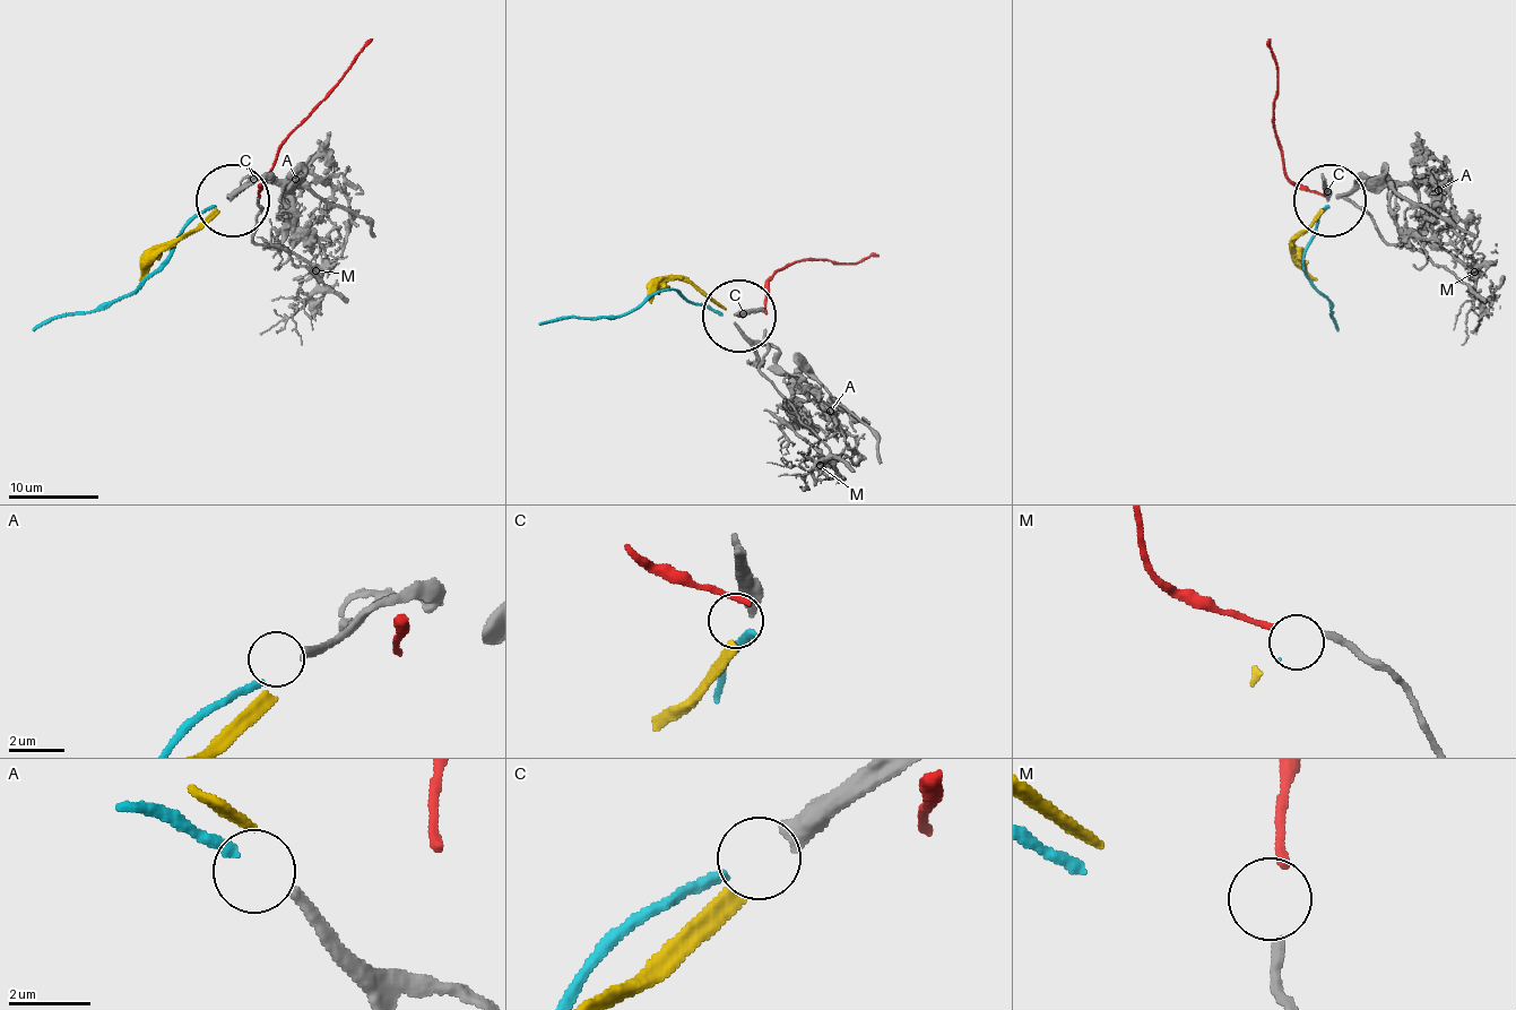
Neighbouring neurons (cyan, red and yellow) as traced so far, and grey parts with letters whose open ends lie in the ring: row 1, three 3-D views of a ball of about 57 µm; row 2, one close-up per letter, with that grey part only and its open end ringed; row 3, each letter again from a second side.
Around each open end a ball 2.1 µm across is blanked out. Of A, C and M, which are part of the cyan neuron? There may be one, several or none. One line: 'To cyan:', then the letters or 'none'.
To cyan: A

